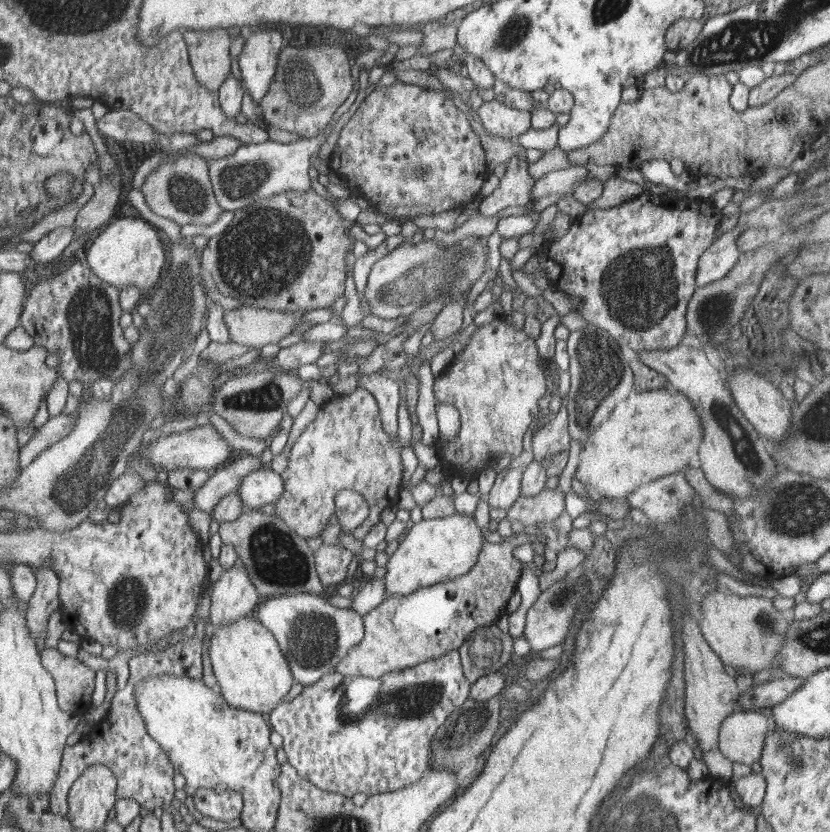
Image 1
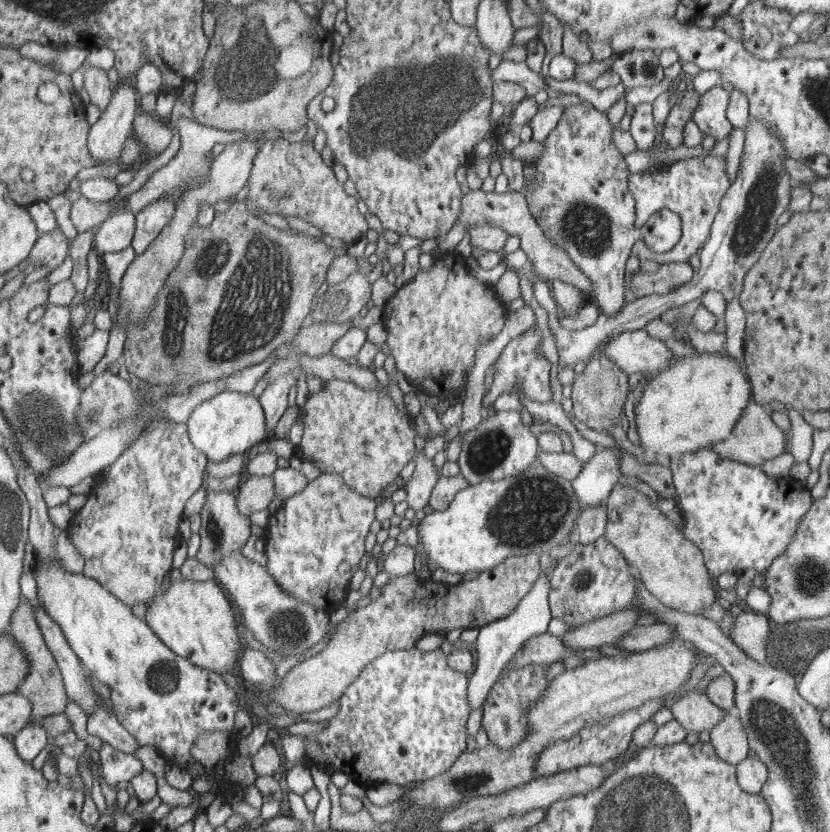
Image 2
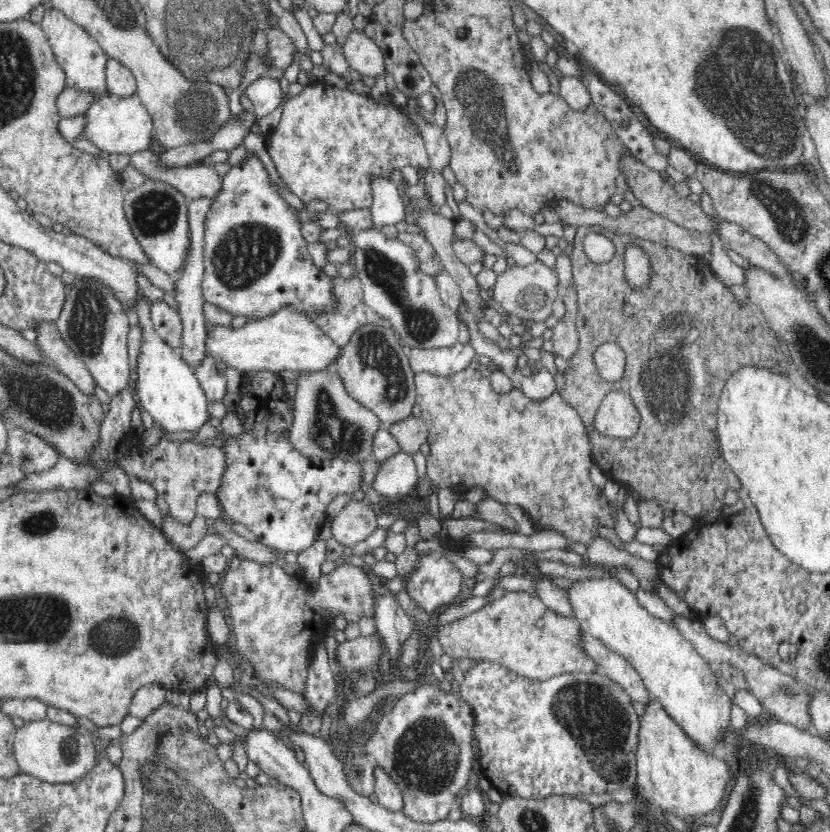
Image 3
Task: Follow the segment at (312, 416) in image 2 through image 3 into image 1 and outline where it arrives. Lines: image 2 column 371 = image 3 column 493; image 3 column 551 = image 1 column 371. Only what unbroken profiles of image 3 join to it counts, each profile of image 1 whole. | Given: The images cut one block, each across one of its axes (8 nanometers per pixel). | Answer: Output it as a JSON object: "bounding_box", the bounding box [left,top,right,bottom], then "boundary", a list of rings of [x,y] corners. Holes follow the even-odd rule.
{"bounding_box":[270,387,404,541],"boundary":[[[358,387],[350,395],[335,395],[334,399],[328,400],[320,407],[315,419],[304,428],[294,442],[288,466],[280,473],[284,481],[284,494],[273,503],[270,511],[280,516],[281,520],[287,522],[300,536],[317,537],[330,526],[329,519],[336,510],[336,495],[344,489],[356,489],[370,505],[367,520],[352,532],[354,538],[362,541],[372,527],[381,522],[378,518],[382,508],[386,508],[392,502],[392,496],[398,496],[396,492],[402,484],[404,474],[400,450],[400,439],[390,437],[390,433],[383,429],[378,402],[370,391]]]}

